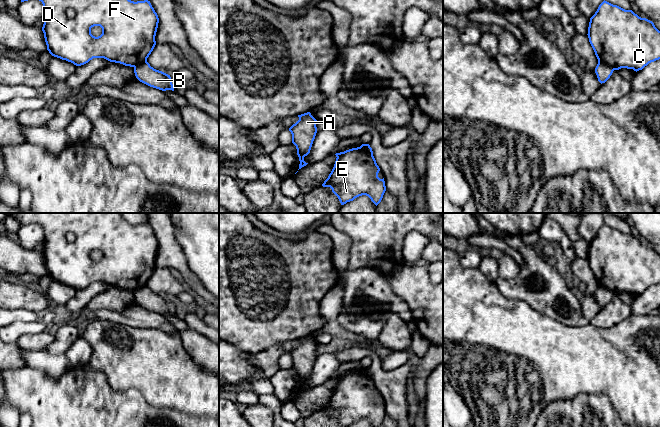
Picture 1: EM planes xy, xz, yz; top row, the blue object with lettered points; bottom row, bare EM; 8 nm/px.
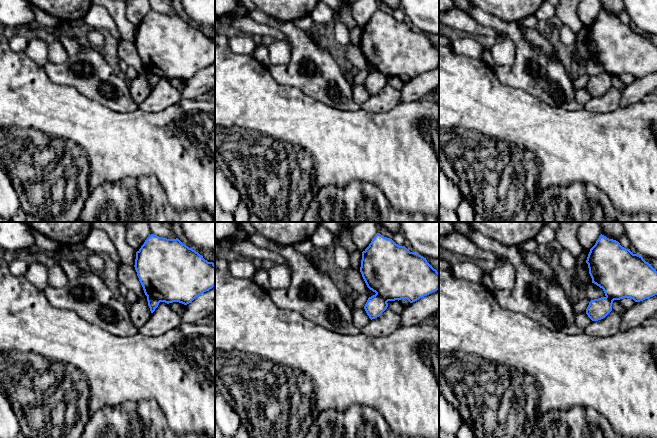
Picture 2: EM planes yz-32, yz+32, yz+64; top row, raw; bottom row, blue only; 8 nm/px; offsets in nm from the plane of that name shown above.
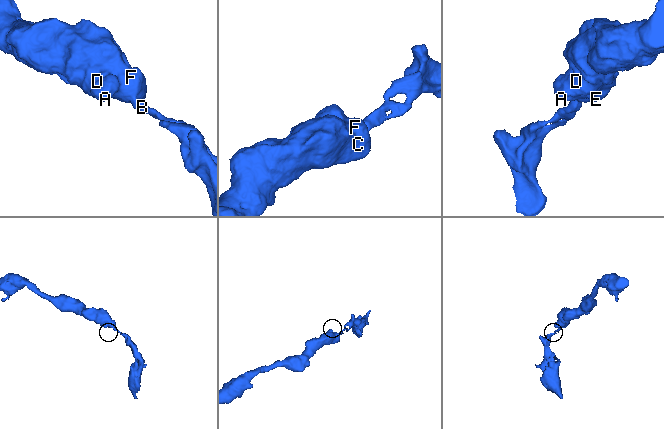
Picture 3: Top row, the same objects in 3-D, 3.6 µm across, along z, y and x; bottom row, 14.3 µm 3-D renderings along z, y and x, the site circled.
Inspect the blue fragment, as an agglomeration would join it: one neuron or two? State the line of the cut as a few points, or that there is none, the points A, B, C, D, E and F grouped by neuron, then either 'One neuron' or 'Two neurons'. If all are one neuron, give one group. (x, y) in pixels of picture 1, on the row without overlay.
Split along yz (598, 285), (603, 285), (614, 293). Groups: A C D E F / B. Two neurons

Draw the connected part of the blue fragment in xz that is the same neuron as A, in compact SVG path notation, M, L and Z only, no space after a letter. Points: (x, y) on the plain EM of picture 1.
M310 336L298 339L299 344L293 348L289 355L292 358L292 367L296 370L297 379L299 381L299 393L308 387L304 385L304 381L310 377L313 365L317 357L317 344Z

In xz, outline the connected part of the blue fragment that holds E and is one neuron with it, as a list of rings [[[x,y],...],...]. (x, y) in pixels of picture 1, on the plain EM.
[[[361,370],[335,379],[337,382],[334,391],[322,410],[330,411],[340,427],[353,425],[362,419],[368,420],[373,427],[380,427],[386,415],[386,410],[384,402],[380,403],[378,401],[380,392],[374,380],[363,375]]]

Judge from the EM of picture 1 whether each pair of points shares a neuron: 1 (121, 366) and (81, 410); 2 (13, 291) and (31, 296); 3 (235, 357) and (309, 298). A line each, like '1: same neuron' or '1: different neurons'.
1: different neurons
2: same neuron
3: different neurons

